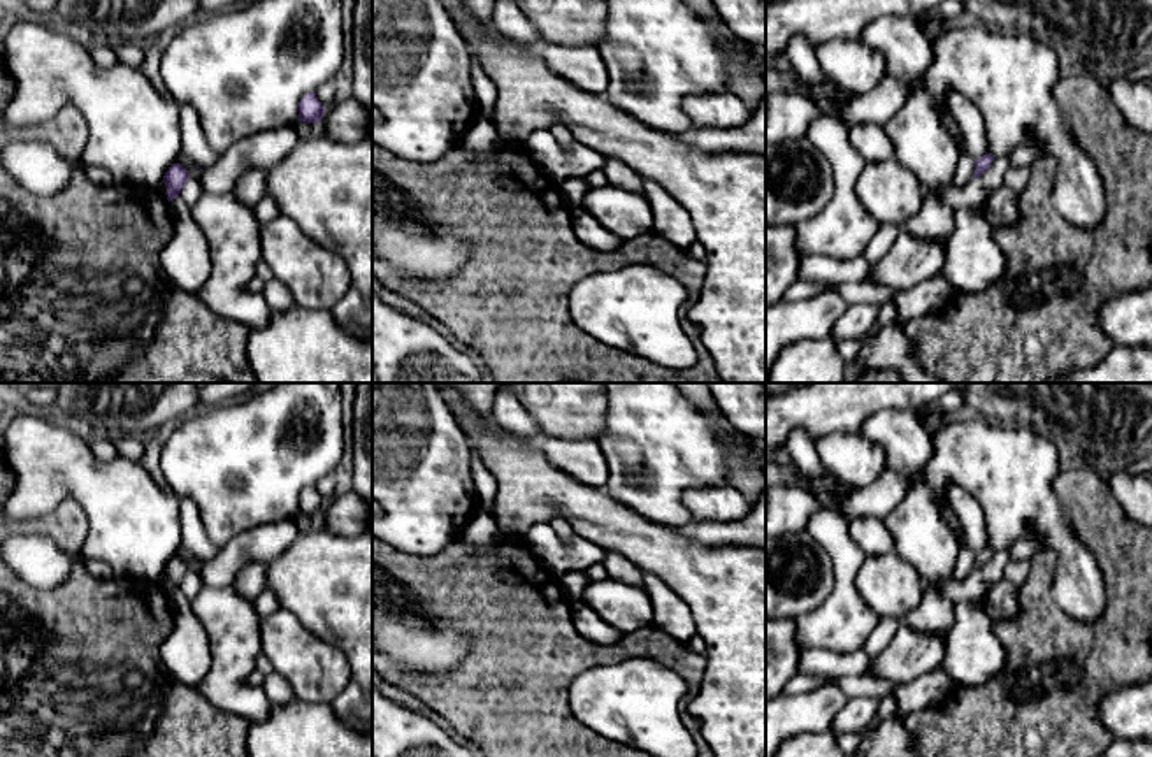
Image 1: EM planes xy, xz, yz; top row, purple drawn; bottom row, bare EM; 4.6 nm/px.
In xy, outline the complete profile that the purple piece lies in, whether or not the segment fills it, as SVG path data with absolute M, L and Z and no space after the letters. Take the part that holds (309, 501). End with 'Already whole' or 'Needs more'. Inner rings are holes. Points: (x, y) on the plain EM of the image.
M306 487L299 495L299 515L318 516L323 511L325 501L316 487Z. Already whole

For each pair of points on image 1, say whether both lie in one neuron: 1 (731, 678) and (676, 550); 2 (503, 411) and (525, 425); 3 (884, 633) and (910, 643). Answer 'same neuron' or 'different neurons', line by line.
1: same neuron
2: same neuron
3: different neurons

